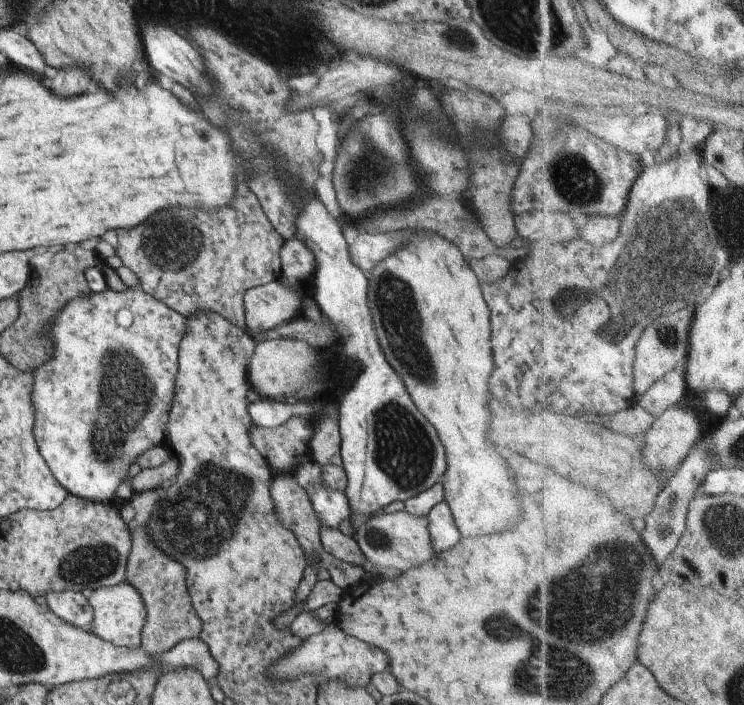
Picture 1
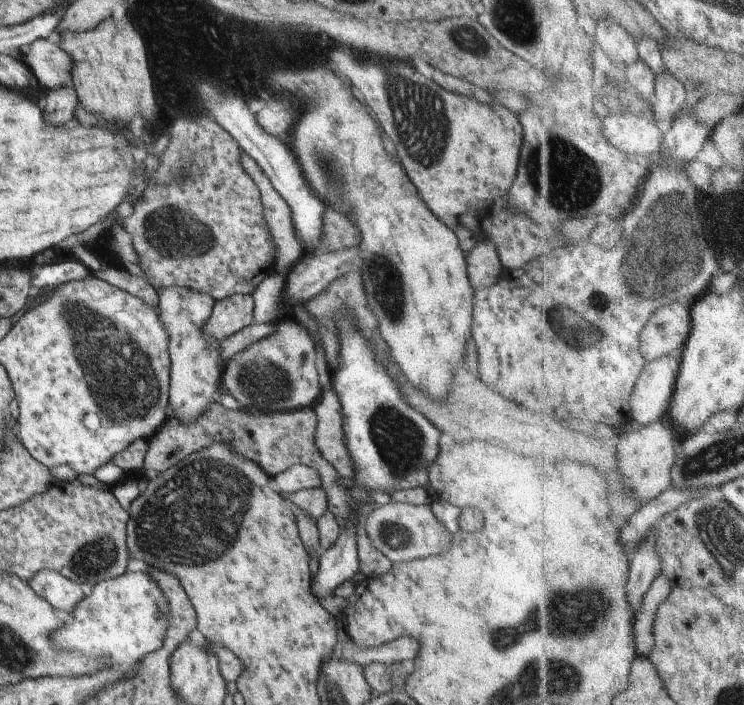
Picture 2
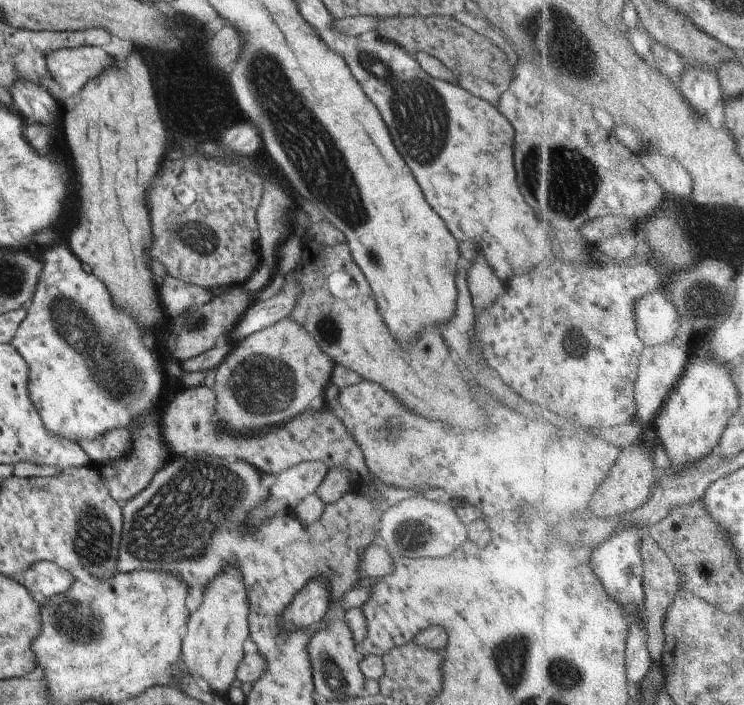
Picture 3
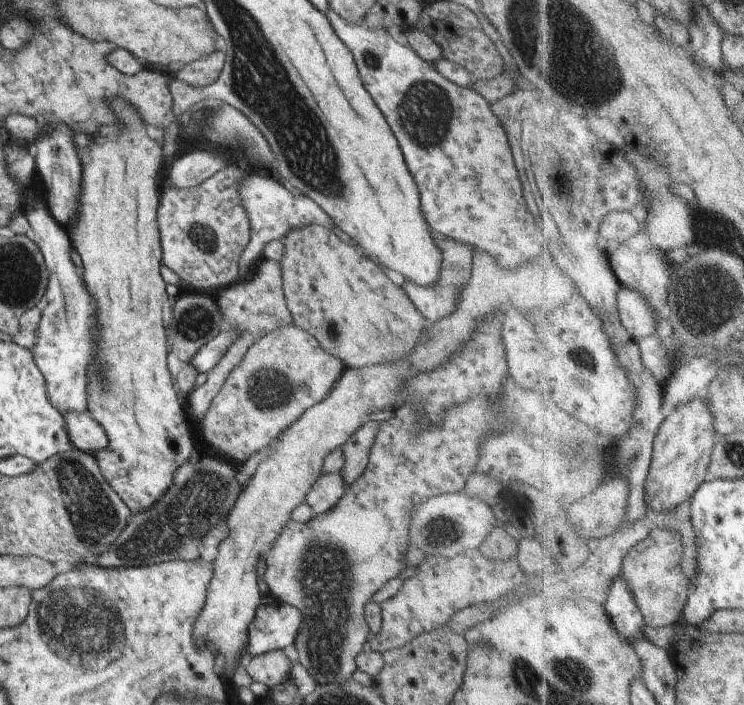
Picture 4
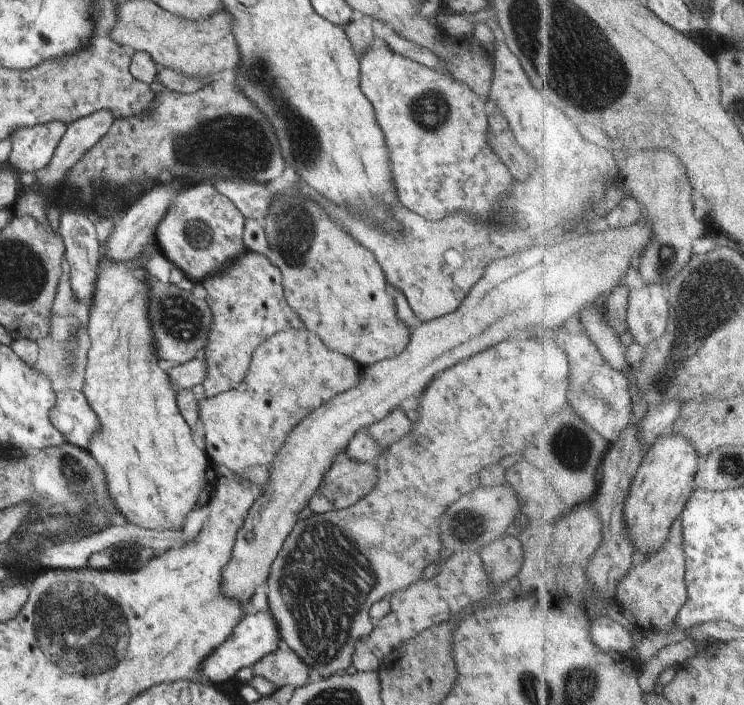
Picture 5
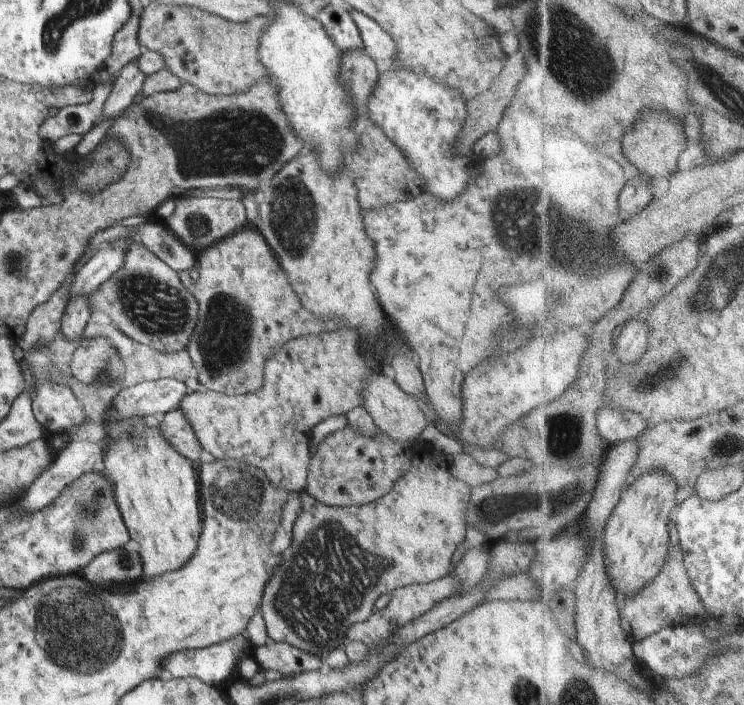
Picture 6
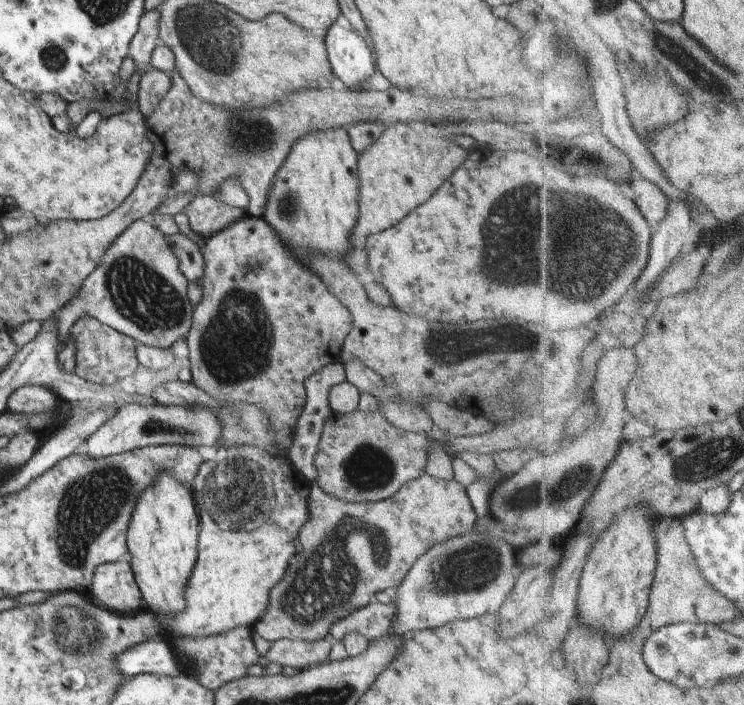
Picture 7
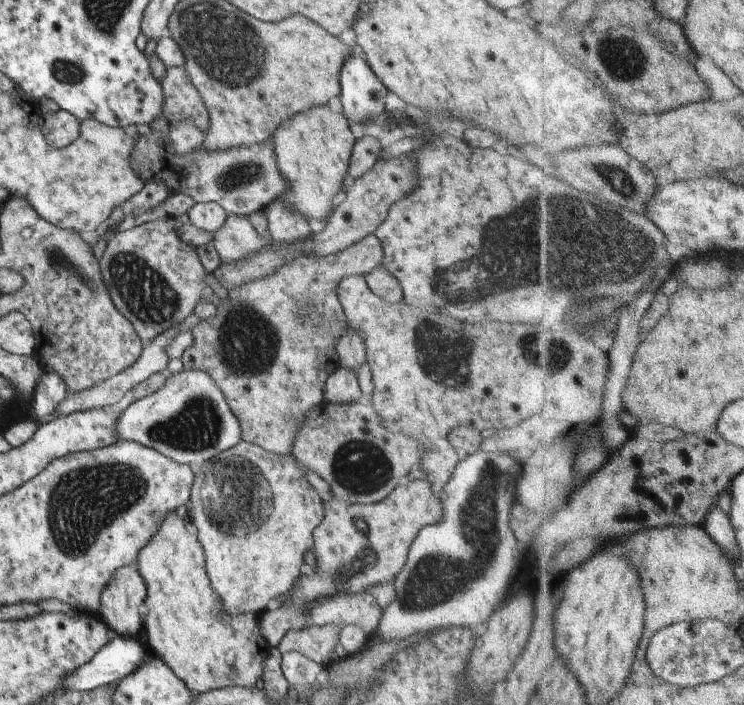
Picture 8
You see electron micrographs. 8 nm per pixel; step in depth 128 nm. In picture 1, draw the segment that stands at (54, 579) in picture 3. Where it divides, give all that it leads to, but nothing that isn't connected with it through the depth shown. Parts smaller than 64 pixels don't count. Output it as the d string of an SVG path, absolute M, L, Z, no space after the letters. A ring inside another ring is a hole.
M48 591L45 592L44 602L66 622L90 632L93 610L82 591Z

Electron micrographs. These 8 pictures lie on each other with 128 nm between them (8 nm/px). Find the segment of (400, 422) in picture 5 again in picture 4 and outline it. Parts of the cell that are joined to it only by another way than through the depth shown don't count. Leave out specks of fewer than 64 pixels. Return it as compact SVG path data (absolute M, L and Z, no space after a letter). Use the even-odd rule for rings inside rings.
M368 421L362 429L358 429L343 445L343 451L347 453L345 467L340 472L343 479L350 486L361 474L364 473L369 460L376 432L380 428L380 422Z

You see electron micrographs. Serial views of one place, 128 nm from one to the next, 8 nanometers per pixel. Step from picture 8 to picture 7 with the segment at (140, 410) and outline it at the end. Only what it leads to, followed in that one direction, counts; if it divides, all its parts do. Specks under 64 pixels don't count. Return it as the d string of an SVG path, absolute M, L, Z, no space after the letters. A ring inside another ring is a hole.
M158 402L152 406L125 403L116 408L114 414L108 416L107 421L104 421L96 432L88 436L82 449L84 448L84 452L91 457L100 458L160 444L175 444L196 450L202 446L218 448L222 429L217 416L206 407L161 405Z

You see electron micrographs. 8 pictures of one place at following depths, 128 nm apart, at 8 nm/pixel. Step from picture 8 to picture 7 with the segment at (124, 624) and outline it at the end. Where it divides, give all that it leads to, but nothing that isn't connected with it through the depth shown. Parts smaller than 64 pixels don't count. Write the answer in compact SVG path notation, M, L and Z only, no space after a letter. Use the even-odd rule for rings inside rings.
M128 558L98 565L88 594L100 607L112 613L130 615L144 604Z

